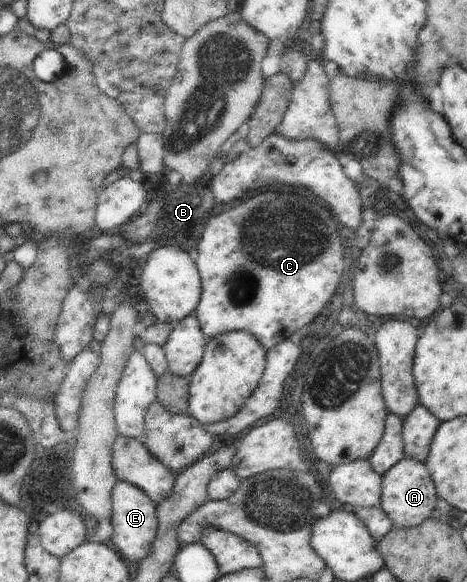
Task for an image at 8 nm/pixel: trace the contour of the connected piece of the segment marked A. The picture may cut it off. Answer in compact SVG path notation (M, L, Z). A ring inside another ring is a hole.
M402 458L383 475L381 498L380 507L393 521L393 525L411 528L424 523L433 515L440 497L426 464L412 458Z

